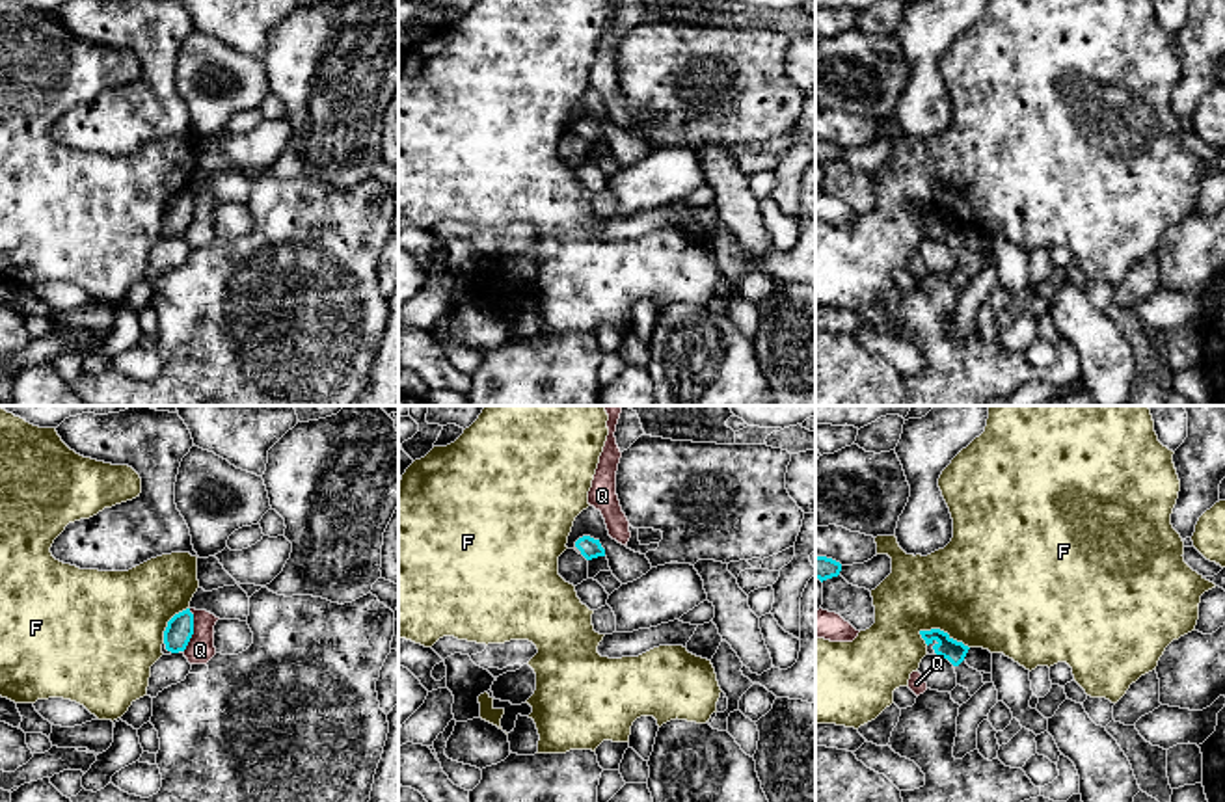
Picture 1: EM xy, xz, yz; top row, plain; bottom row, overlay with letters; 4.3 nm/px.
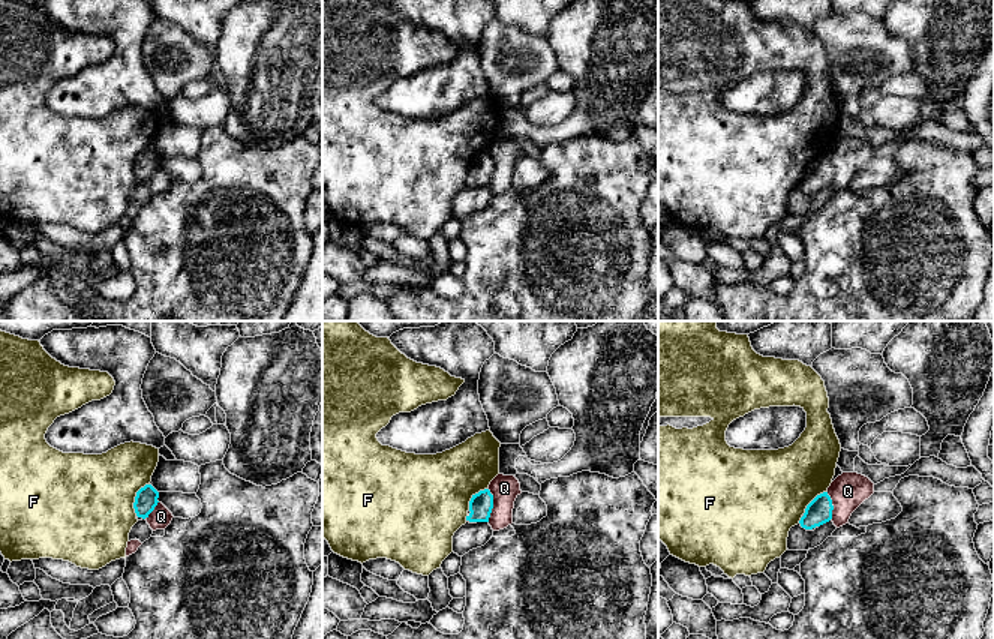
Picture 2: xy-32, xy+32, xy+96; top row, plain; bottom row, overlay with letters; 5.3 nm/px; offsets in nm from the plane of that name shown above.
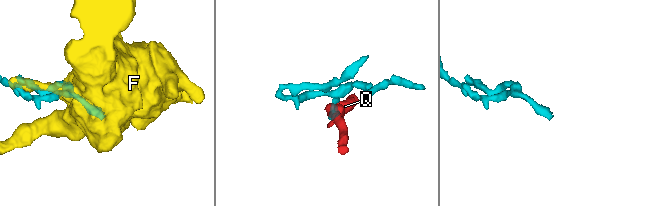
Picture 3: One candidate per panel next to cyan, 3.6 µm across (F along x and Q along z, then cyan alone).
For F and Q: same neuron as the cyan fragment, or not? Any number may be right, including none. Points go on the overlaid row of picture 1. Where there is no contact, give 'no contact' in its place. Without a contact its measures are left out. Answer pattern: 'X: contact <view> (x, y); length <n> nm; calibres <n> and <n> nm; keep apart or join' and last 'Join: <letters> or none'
F: contact yz (942, 631); length 240 nm; calibres 90 and 480 nm; keep apart
Q: contact xy (192, 629); length 190 nm; calibres 120 and 120 nm; keep apart
Join: none

